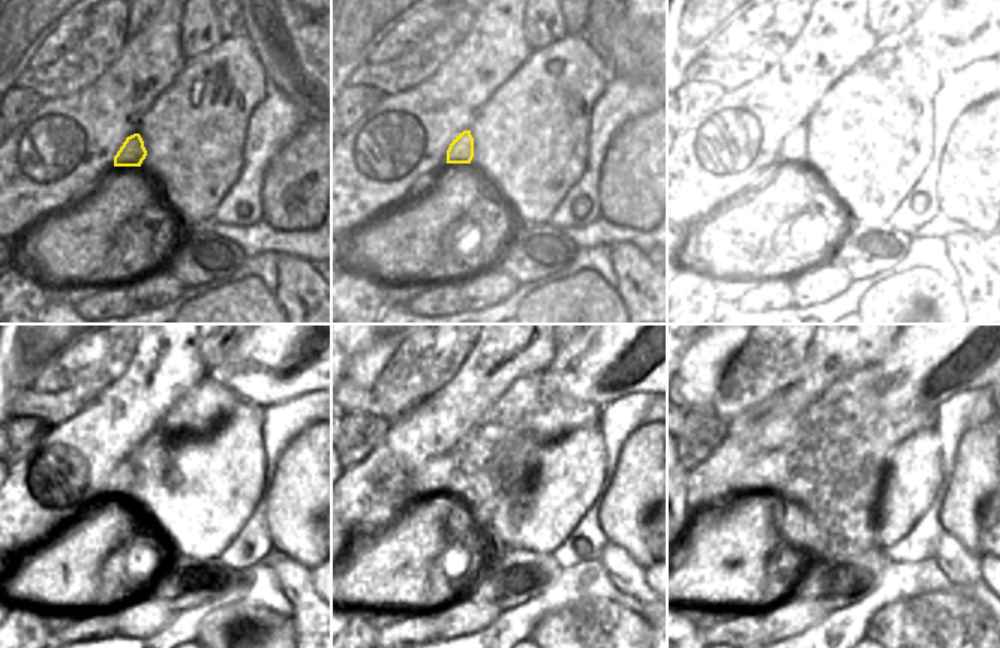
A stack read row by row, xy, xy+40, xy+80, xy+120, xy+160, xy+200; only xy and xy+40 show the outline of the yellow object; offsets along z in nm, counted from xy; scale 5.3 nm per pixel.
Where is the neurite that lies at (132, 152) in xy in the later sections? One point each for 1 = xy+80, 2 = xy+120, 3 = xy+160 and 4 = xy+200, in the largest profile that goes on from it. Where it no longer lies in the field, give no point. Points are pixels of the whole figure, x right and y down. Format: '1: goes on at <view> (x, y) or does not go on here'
1: goes on at xy+80 (793, 149)
2: goes on at xy+120 (122, 479)
3: goes on at xy+160 (434, 477)
4: goes on at xy+200 (768, 470)

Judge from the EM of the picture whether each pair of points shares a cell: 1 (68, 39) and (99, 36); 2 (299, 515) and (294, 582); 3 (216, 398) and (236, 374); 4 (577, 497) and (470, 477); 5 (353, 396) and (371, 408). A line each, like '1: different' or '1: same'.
1: different
2: different
3: different
4: different
5: same

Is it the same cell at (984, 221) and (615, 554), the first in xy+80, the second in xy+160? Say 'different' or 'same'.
different

